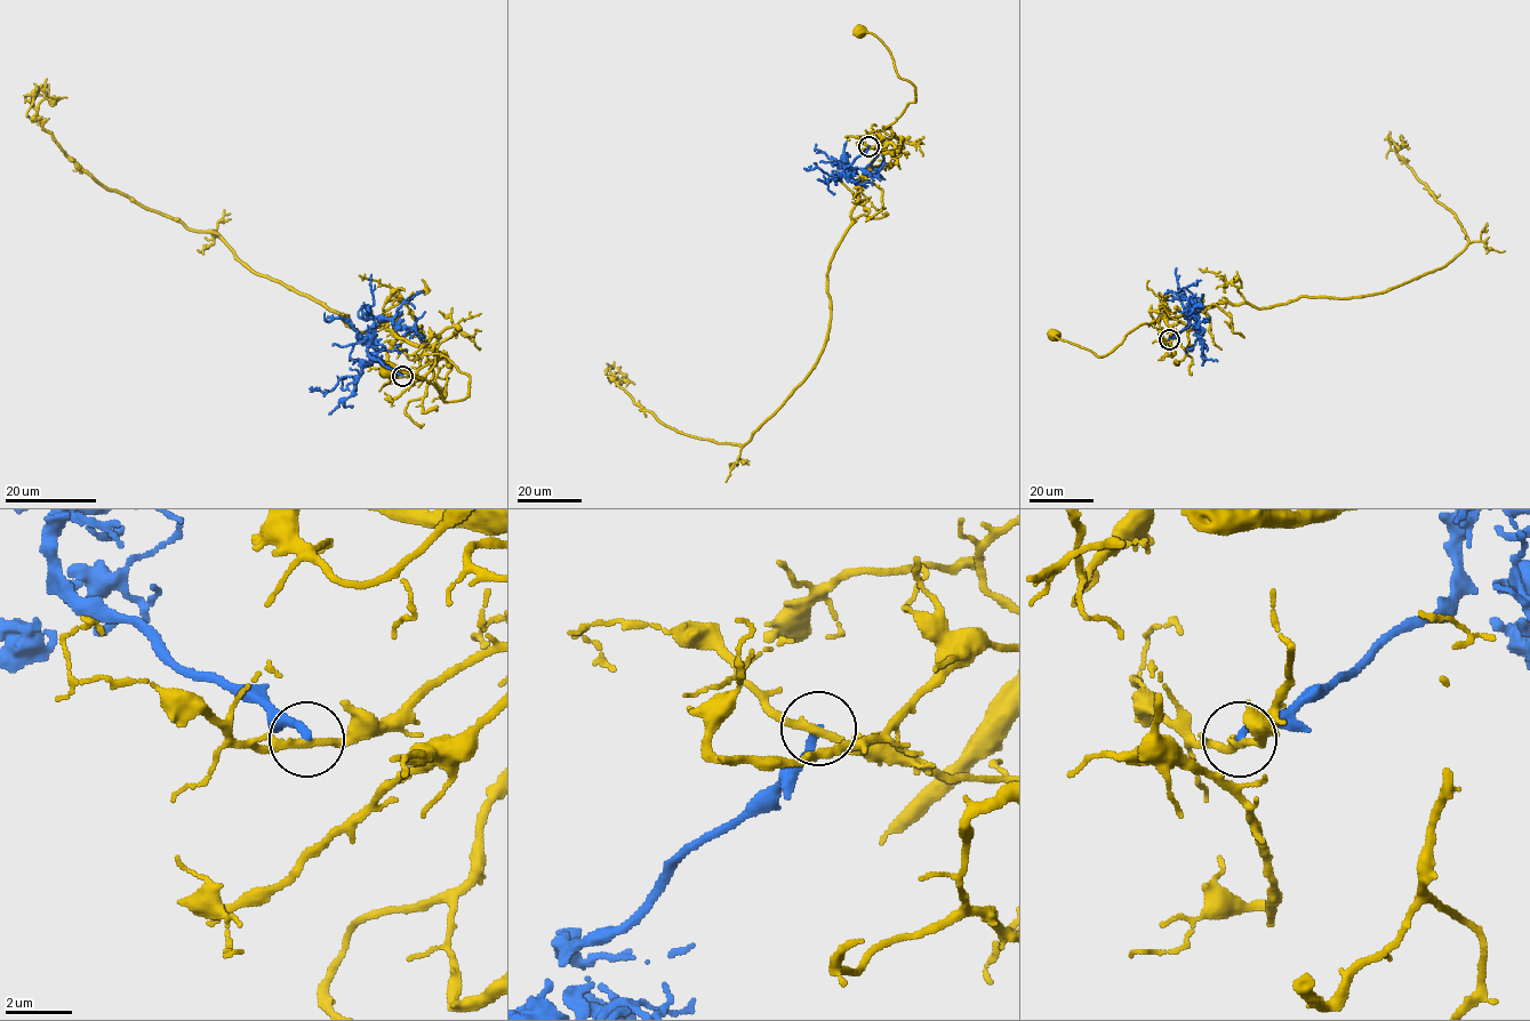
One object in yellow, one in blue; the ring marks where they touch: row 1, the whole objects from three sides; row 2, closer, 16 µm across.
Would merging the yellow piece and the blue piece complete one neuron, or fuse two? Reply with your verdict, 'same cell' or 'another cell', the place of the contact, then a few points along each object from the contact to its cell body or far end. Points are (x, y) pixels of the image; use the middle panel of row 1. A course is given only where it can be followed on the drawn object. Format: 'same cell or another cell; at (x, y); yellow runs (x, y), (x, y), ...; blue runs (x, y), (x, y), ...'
another cell; at (868, 146); yellow runs (868, 146), (891, 151), (884, 129), (915, 101), (915, 88), (898, 74), (889, 49), (873, 34), (859, 32); blue runs (868, 146), (844, 166), (850, 175), (836, 177), (818, 167), (804, 168)

